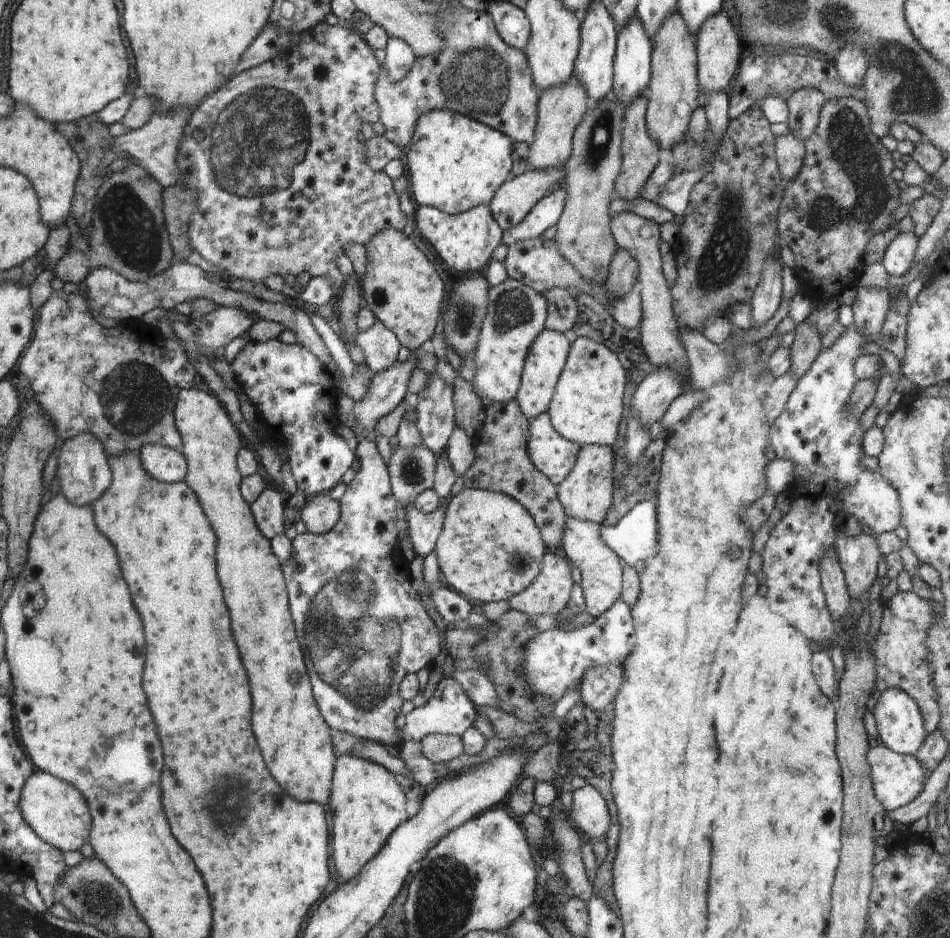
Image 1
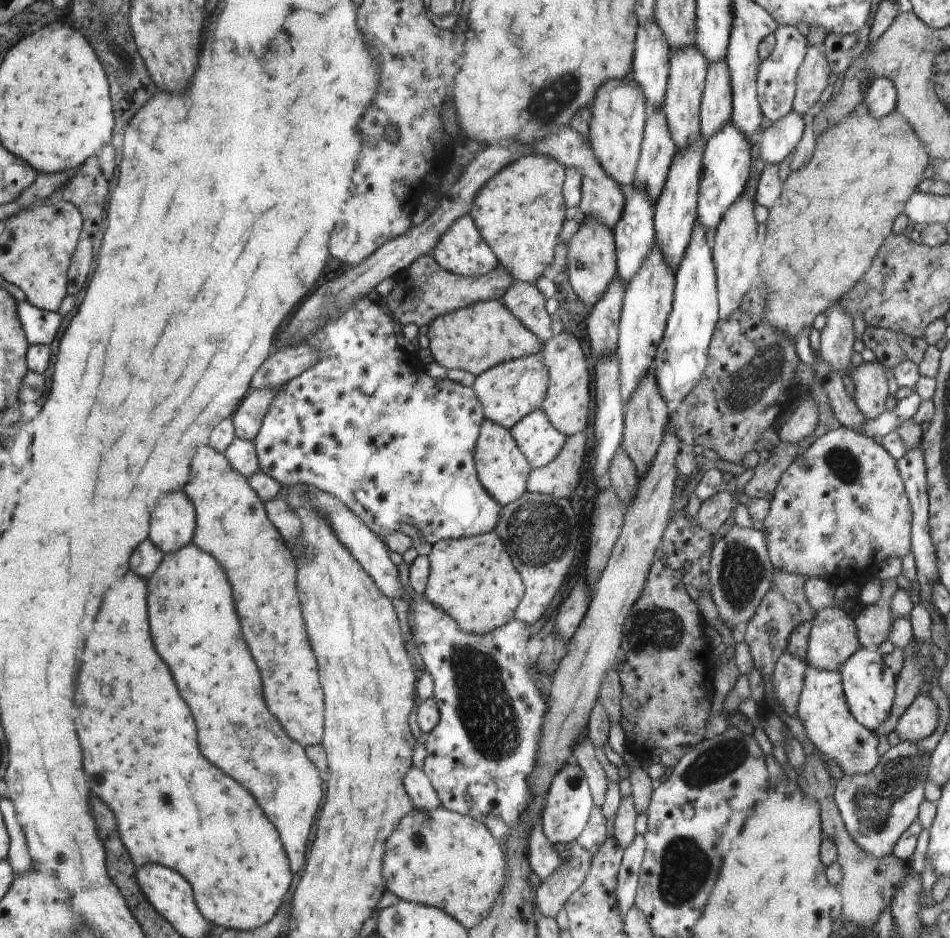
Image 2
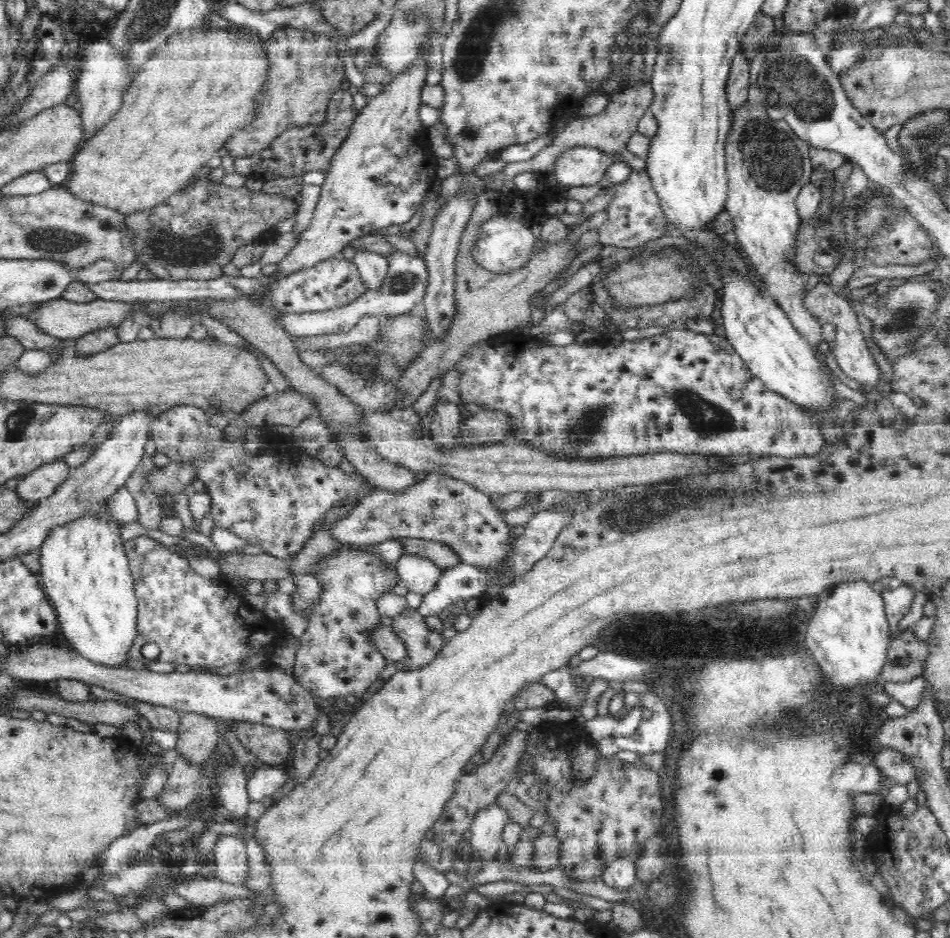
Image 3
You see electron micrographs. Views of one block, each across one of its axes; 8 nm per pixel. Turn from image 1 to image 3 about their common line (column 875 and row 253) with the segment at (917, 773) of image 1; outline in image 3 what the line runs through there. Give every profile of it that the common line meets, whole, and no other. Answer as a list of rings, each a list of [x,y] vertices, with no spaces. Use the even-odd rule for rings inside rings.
[[[767,99],[732,108],[729,133],[725,138],[728,200],[723,208],[731,216],[736,238],[756,267],[764,289],[808,343],[818,347],[823,340],[822,322],[805,306],[808,291],[803,289],[807,276],[797,272],[792,263],[795,236],[801,223],[796,200],[814,171],[810,147],[808,141],[796,136],[787,122],[772,120]]]

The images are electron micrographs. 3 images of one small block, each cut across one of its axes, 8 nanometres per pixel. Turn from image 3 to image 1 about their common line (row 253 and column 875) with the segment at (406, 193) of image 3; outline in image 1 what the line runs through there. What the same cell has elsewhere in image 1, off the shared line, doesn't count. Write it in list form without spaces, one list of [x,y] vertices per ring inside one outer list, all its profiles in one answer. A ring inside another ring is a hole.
[[[857,286],[853,308],[853,323],[870,338],[876,339],[886,322],[887,312],[891,306],[890,290],[876,290]]]

